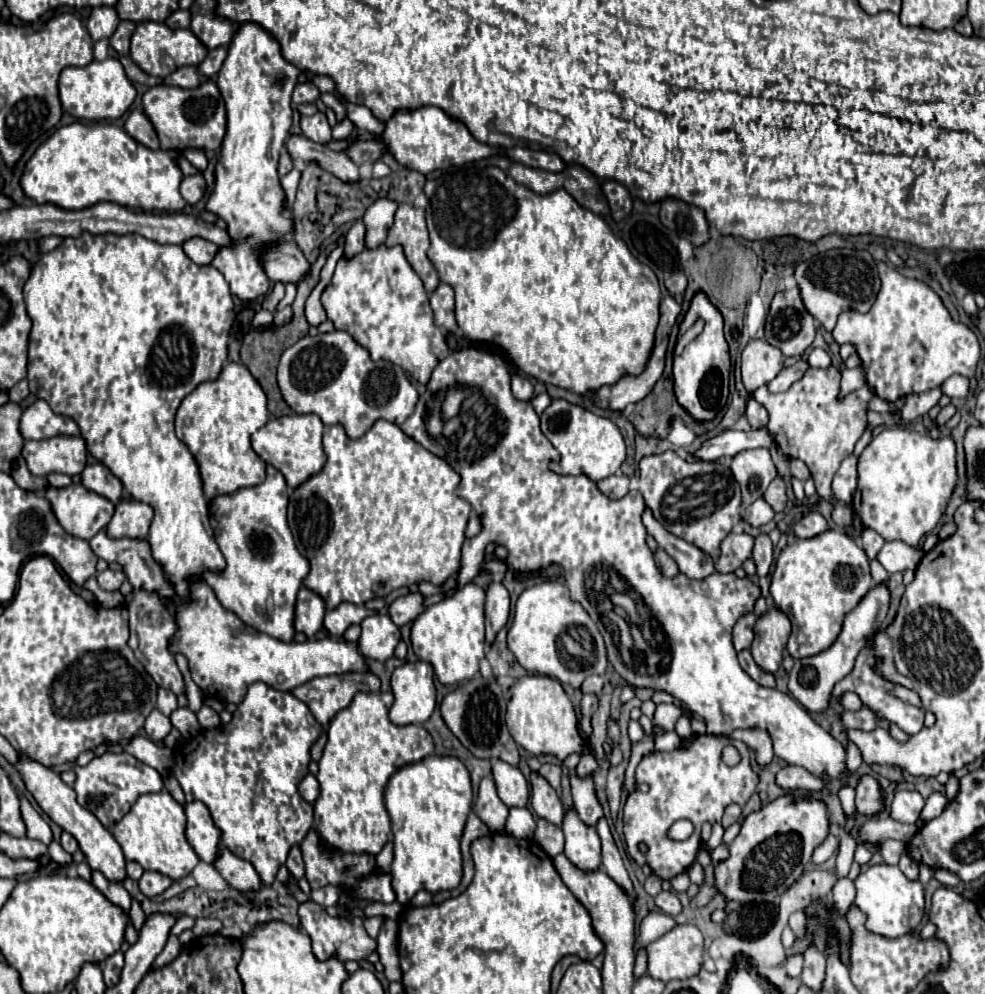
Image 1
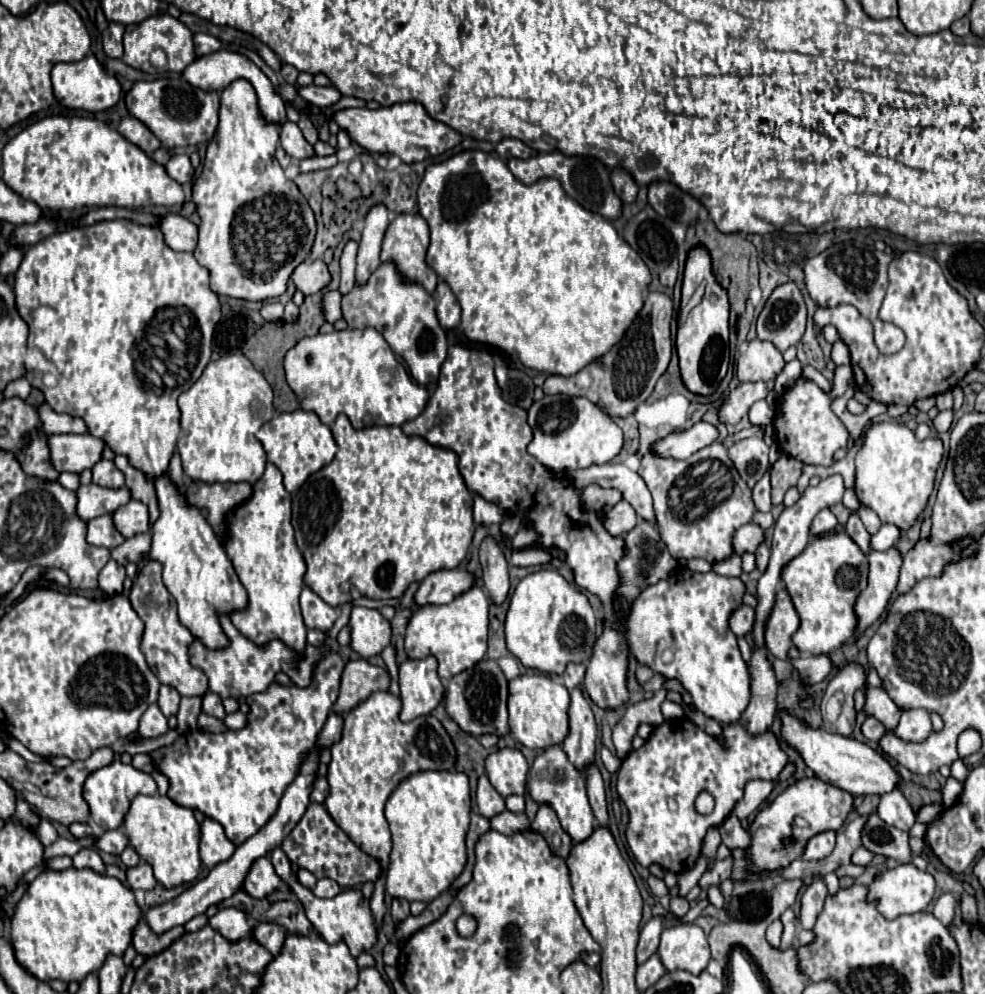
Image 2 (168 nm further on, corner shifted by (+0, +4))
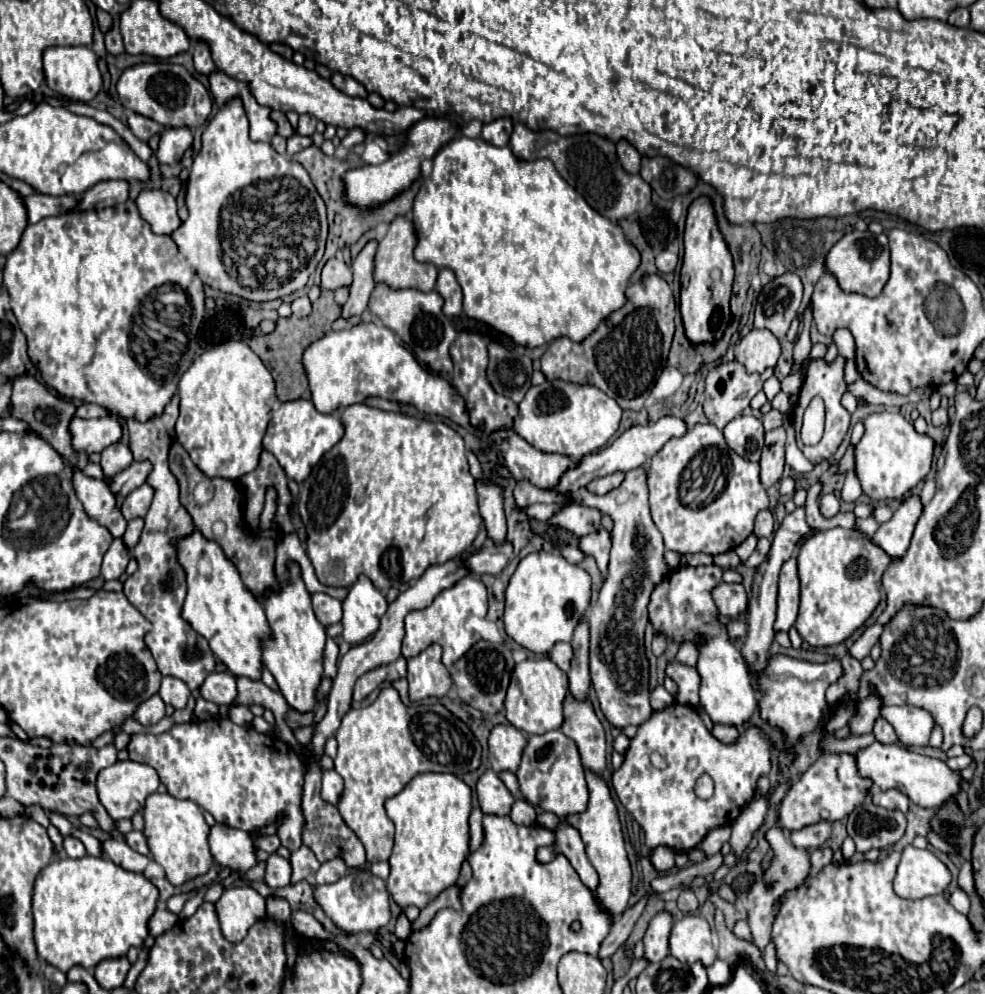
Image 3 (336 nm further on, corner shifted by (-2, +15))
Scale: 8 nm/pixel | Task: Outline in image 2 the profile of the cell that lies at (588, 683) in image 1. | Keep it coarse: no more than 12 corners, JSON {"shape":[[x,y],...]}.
{"shape":[[568,664],[562,682],[568,690],[580,686],[584,664]]}

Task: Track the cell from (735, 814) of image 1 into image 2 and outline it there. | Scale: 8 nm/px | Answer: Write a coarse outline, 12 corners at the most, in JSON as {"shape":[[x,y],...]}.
{"shape":[[730,814],[718,830],[730,850],[750,848],[752,836]]}

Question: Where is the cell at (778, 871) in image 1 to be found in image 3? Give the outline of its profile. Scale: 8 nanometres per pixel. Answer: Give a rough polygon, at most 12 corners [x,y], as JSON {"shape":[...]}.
{"shape":[[850,753],[820,755],[792,783],[778,827],[844,819],[872,781]]}

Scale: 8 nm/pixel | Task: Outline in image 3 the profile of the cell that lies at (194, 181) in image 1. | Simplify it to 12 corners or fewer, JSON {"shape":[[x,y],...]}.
{"shape":[[186,127],[166,129],[160,135],[156,157],[178,165],[192,145]]}

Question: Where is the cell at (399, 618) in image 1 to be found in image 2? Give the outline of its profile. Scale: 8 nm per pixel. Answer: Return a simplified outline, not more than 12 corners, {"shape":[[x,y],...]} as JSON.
{"shape":[[464,568],[438,570],[420,582],[418,606],[448,604],[476,584]]}

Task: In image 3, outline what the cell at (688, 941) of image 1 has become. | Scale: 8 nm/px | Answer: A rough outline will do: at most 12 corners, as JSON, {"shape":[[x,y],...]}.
{"shape":[[700,915],[674,921],[670,955],[710,967],[716,951]]}

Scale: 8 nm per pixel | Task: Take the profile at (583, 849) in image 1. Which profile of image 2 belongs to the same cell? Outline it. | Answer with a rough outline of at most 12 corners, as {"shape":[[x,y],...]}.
{"shape":[[560,744],[528,772],[526,790],[556,812],[574,844],[594,830],[586,778]]}

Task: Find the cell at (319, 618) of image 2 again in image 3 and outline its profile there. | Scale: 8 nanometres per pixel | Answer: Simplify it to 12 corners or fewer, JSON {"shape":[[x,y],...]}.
{"shape":[[312,593],[316,619],[330,627],[342,619],[342,603]]}

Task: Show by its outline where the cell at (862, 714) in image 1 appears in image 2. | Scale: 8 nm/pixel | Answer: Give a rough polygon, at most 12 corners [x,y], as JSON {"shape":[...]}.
{"shape":[[866,718],[862,734],[868,740],[878,742],[888,730],[882,722]]}

